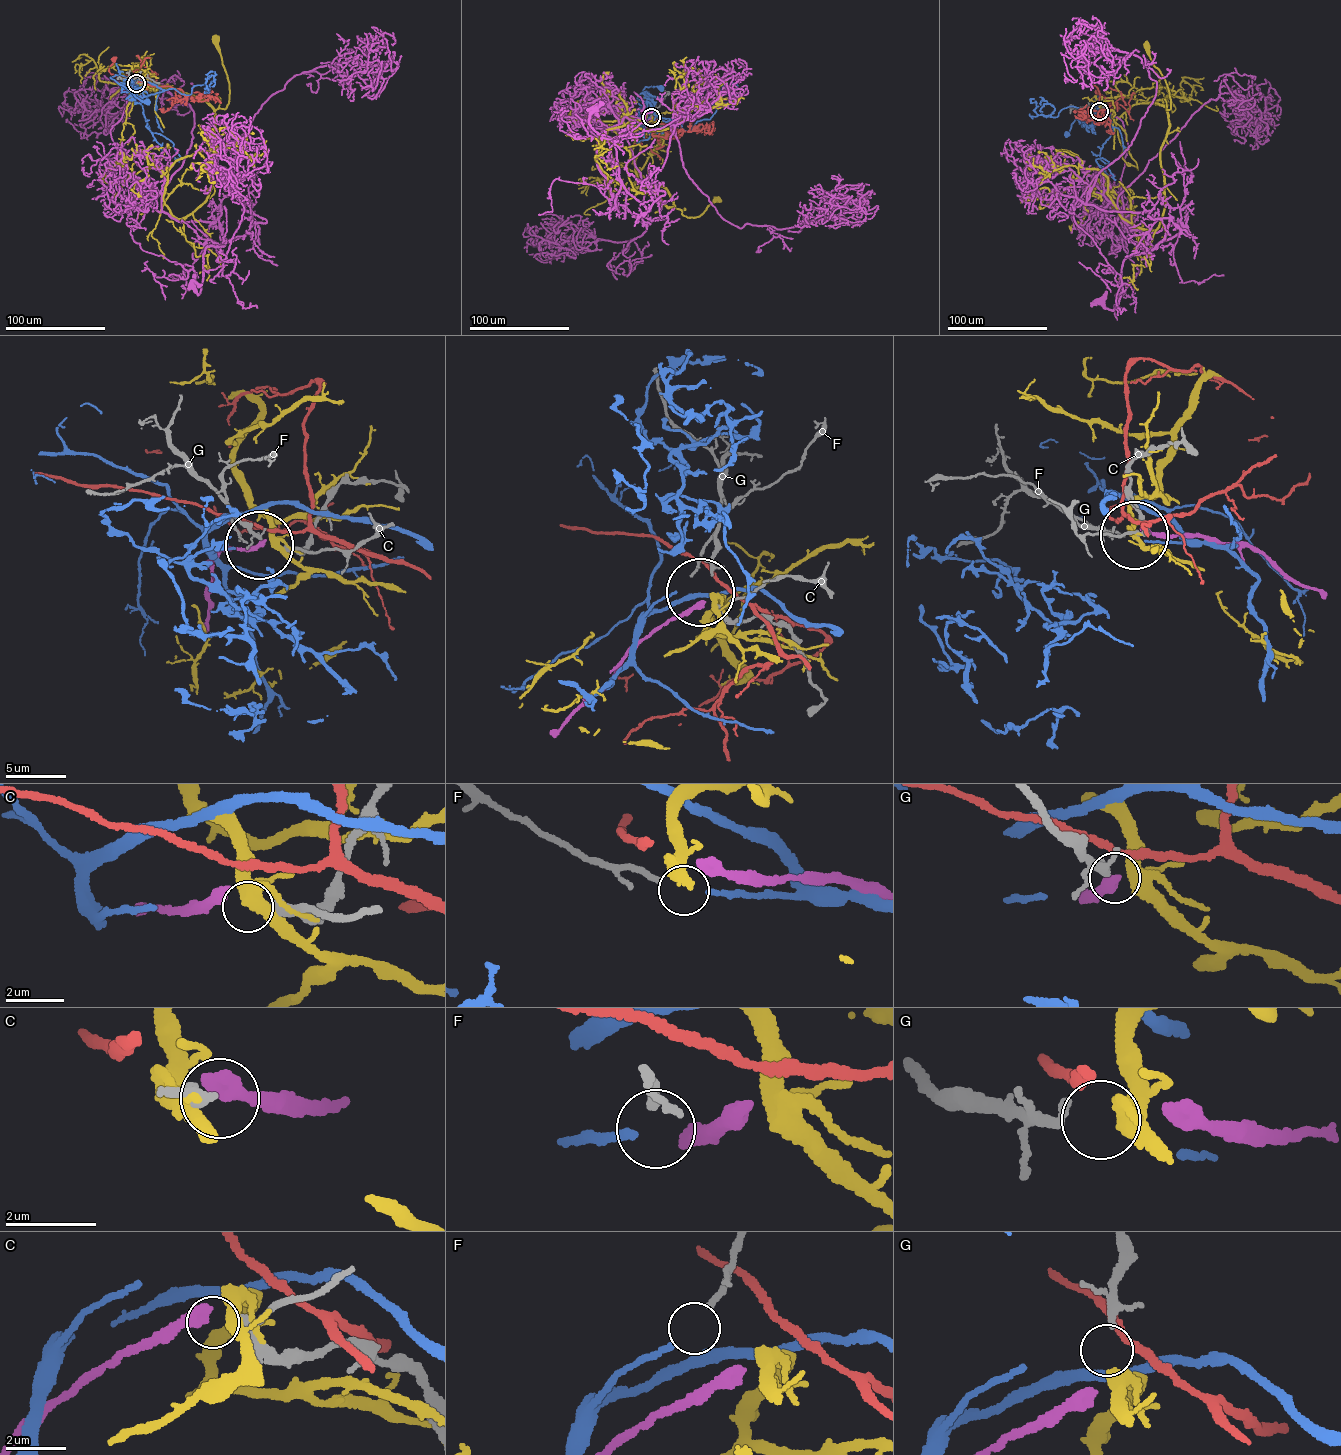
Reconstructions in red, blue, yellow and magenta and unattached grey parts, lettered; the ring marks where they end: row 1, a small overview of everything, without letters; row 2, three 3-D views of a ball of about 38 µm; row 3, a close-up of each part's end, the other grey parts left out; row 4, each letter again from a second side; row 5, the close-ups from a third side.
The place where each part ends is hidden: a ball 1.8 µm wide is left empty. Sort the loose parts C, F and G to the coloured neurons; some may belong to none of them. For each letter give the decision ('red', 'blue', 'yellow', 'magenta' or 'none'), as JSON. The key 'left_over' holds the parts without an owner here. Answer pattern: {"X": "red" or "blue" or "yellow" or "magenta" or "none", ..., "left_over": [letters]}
{"C": "magenta", "F": "blue", "G": "yellow", "left_over": []}

